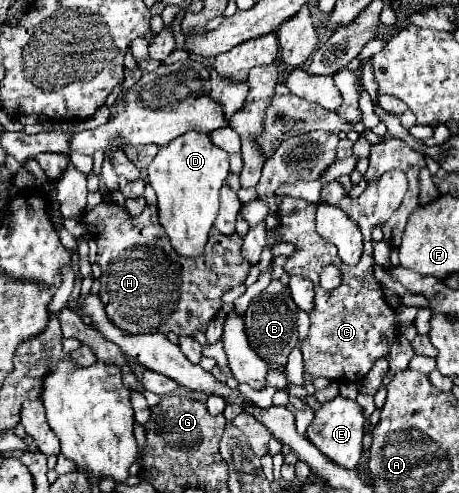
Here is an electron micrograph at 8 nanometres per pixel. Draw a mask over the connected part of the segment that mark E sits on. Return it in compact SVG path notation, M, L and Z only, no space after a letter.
M342 396L322 404L320 410L316 410L316 416L312 424L306 430L306 438L334 464L342 468L356 468L360 456L362 456L362 426L364 426L364 414L362 408L356 404L356 400L346 400Z

